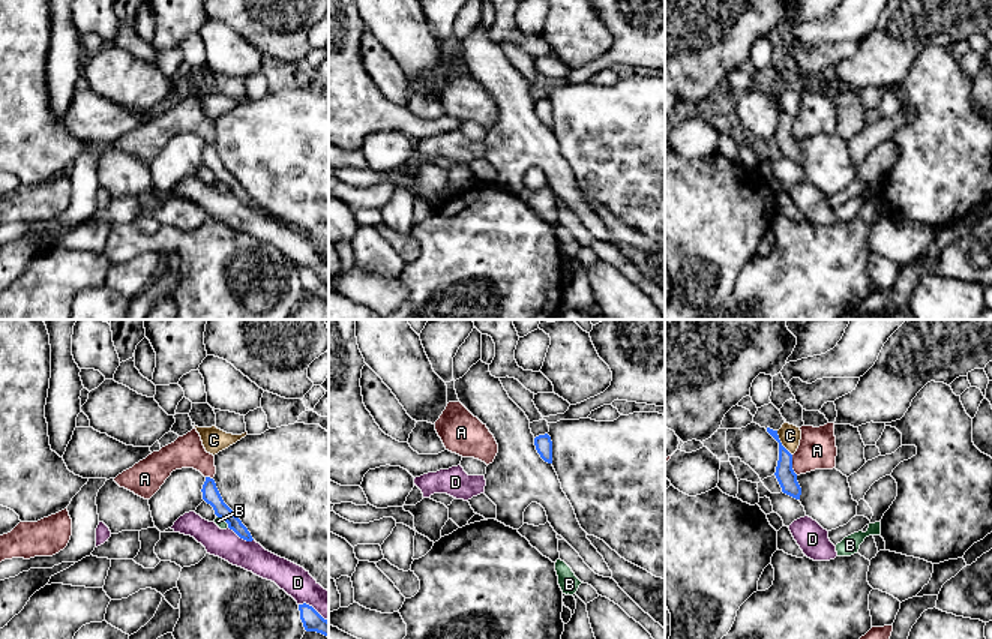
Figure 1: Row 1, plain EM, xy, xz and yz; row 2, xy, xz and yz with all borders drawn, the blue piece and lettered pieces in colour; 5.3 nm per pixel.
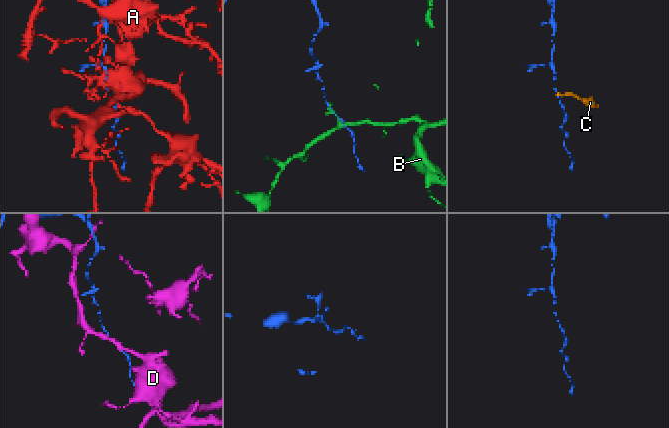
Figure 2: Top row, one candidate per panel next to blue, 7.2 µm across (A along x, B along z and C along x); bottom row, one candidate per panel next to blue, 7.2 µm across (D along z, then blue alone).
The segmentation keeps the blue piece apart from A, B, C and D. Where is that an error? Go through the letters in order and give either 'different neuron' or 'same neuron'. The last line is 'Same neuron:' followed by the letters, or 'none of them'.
A: different neuron
B: different neuron
C: different neuron
D: different neuron
Same neuron: none of them

